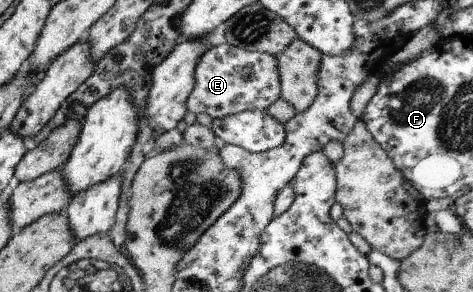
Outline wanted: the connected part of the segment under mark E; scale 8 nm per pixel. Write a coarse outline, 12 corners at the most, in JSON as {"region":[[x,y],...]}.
{"region":[[224,43],[194,70],[186,110],[221,118],[280,98],[277,59]]}

